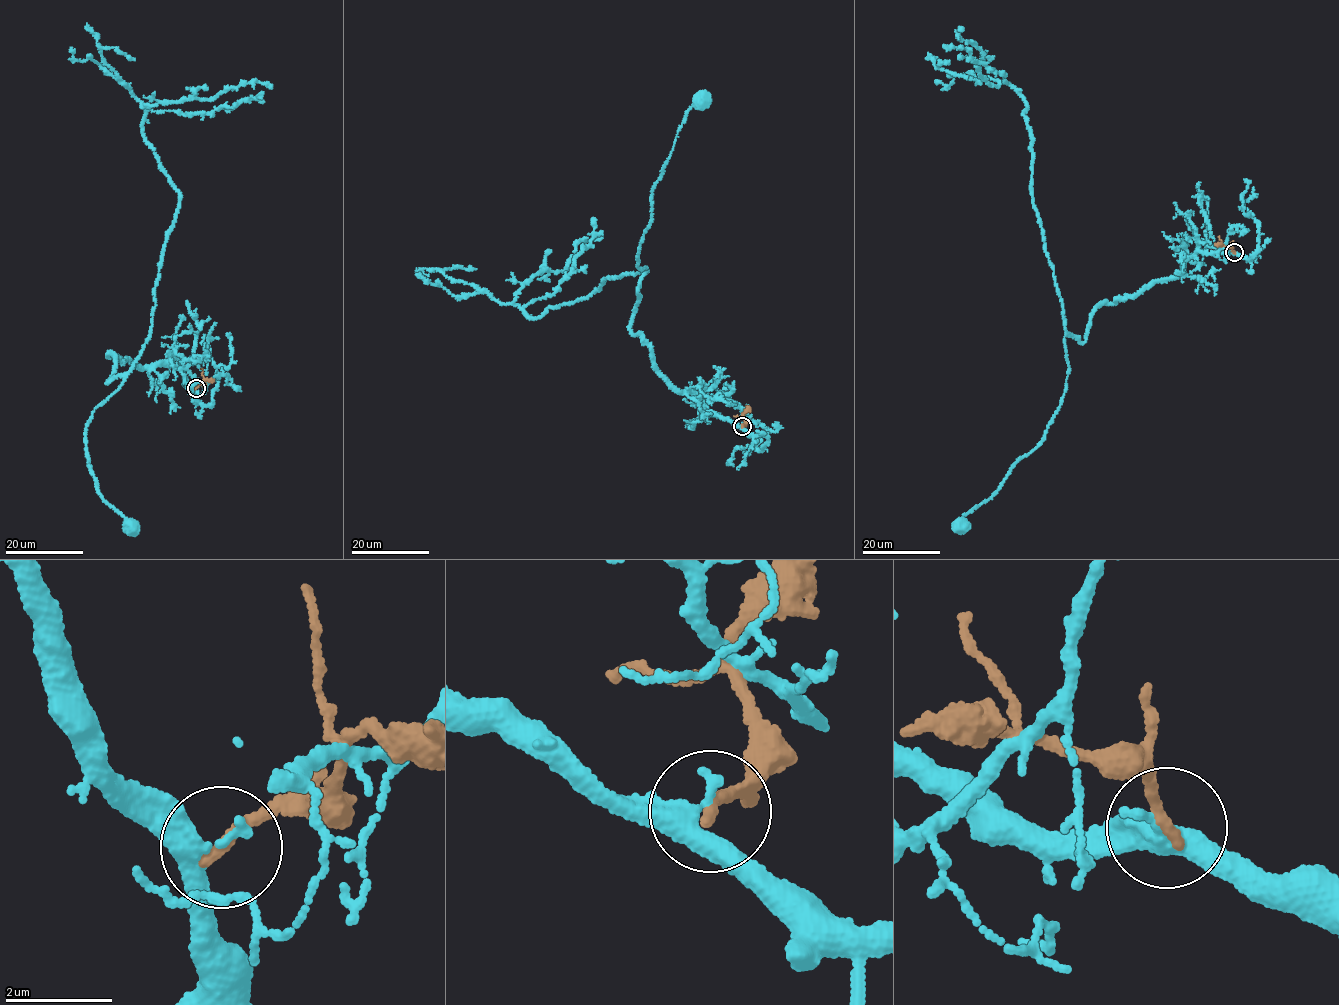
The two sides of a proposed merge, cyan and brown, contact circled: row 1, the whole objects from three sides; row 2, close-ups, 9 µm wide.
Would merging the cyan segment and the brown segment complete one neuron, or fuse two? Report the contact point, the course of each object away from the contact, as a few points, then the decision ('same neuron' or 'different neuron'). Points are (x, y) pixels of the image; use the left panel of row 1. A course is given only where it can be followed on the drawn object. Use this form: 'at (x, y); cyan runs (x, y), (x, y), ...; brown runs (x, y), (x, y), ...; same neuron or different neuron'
at (196, 388); cyan runs (196, 387), (173, 357), (108, 355), (106, 382), (126, 376), (85, 444), (98, 492), (130, 524); brown runs (196, 388), (204, 383), (201, 369); different neuron

